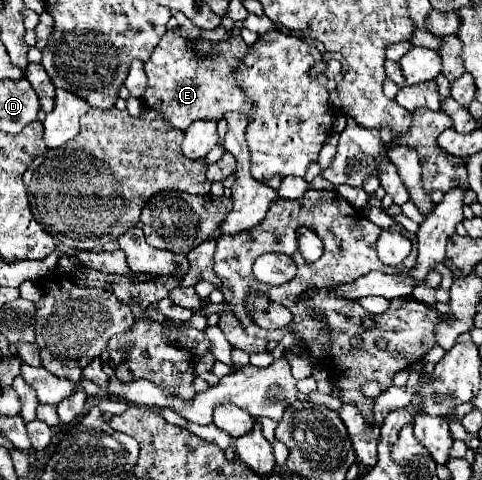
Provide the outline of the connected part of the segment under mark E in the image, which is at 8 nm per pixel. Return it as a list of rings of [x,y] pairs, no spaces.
[[[180,28],[166,32],[156,46],[152,58],[144,64],[148,74],[148,88],[142,96],[144,104],[162,114],[178,130],[186,130],[198,118],[222,120],[228,112],[238,112],[246,118],[254,112],[254,102],[236,84],[236,70],[246,56],[246,42],[240,36],[240,28],[234,28],[222,42],[212,40],[188,40],[182,38]]]

